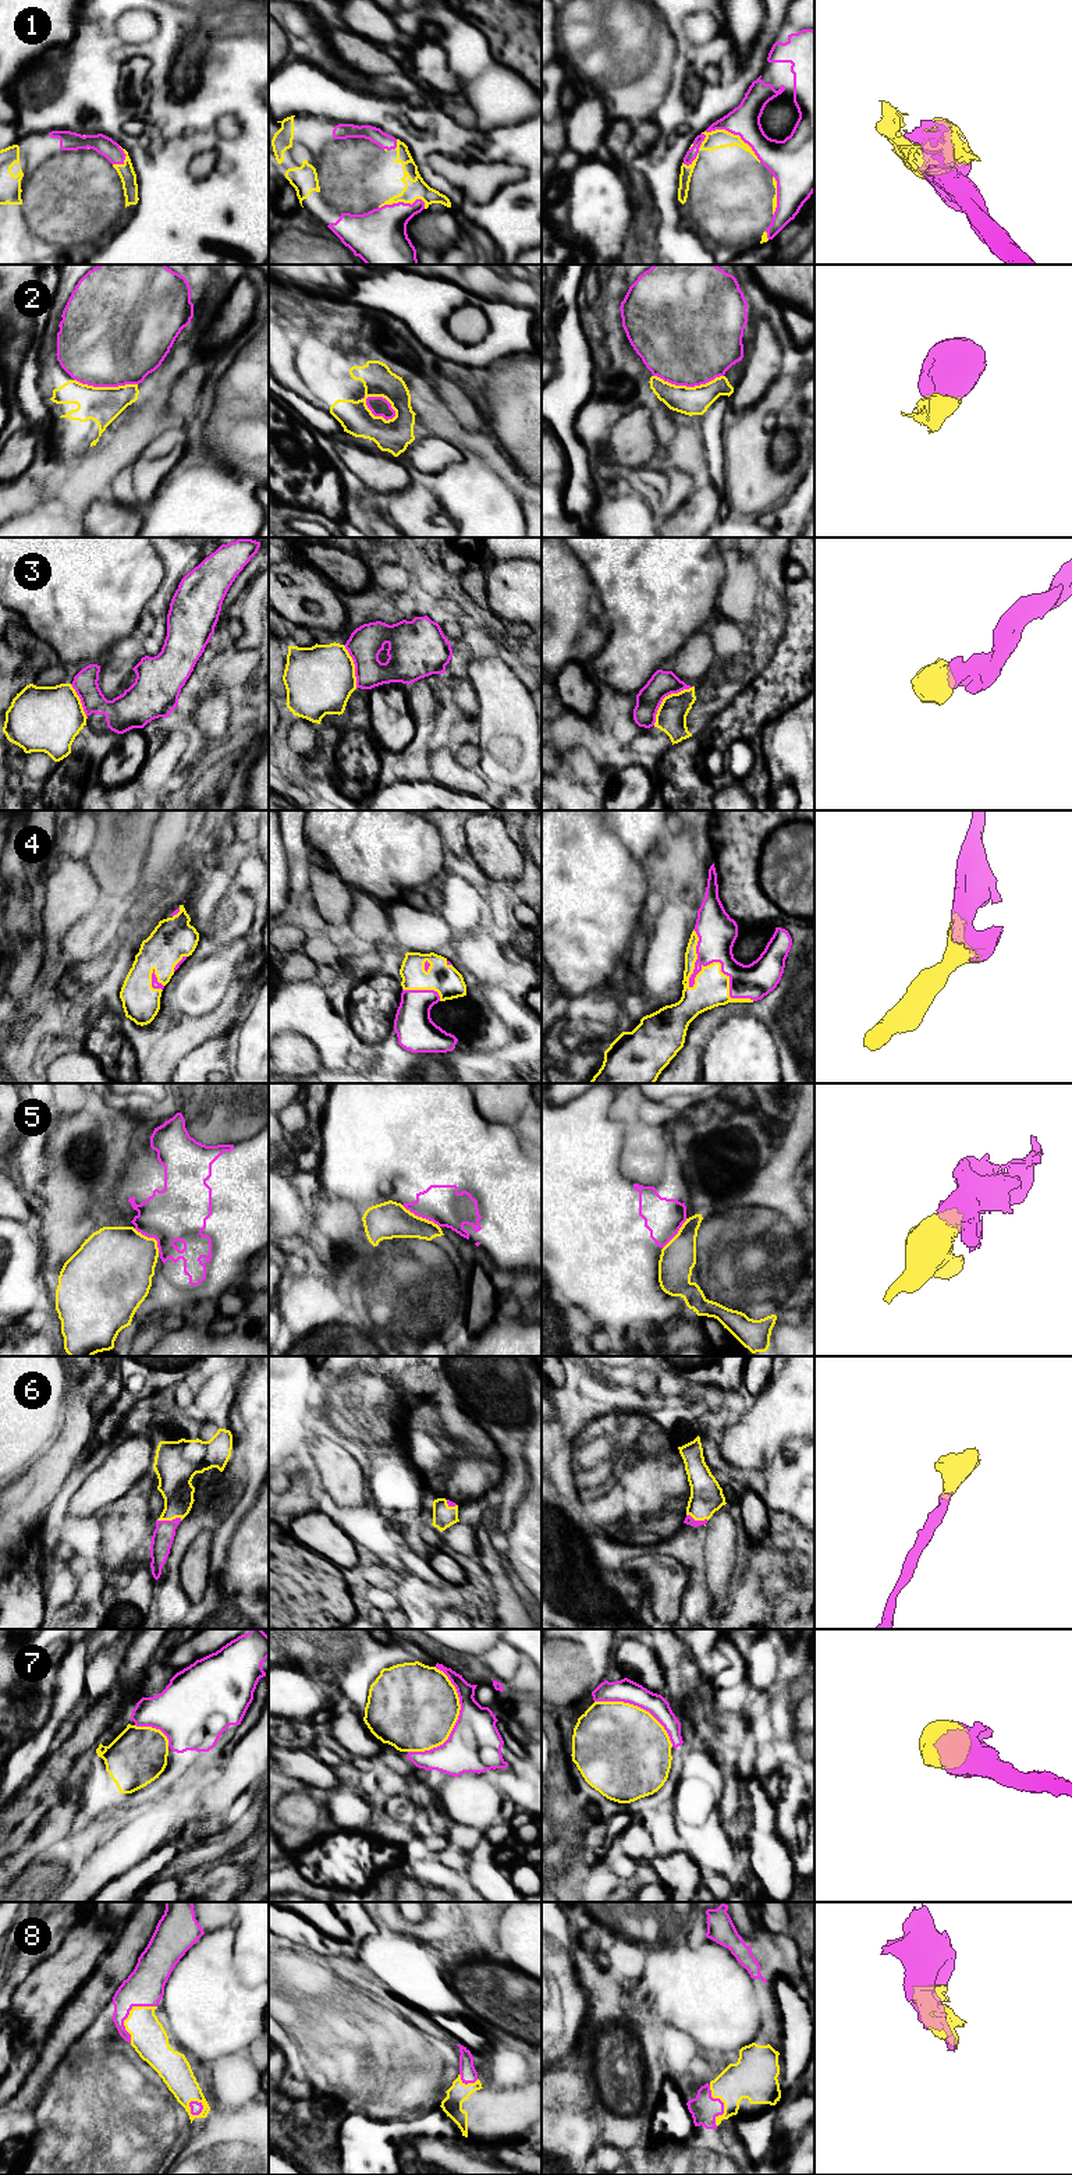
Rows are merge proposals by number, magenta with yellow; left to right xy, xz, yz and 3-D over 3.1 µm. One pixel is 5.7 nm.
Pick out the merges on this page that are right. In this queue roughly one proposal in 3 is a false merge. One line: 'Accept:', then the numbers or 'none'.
Accept: 1, 2, 4, 6, 7, 8

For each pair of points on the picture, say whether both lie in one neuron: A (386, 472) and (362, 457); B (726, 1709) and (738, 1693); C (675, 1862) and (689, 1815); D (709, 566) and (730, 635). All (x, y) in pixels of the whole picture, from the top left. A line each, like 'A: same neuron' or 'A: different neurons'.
A: same neuron
B: same neuron
C: different neurons
D: different neurons

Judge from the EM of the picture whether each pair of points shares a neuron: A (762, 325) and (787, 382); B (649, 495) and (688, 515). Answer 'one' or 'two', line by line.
A: two
B: two

